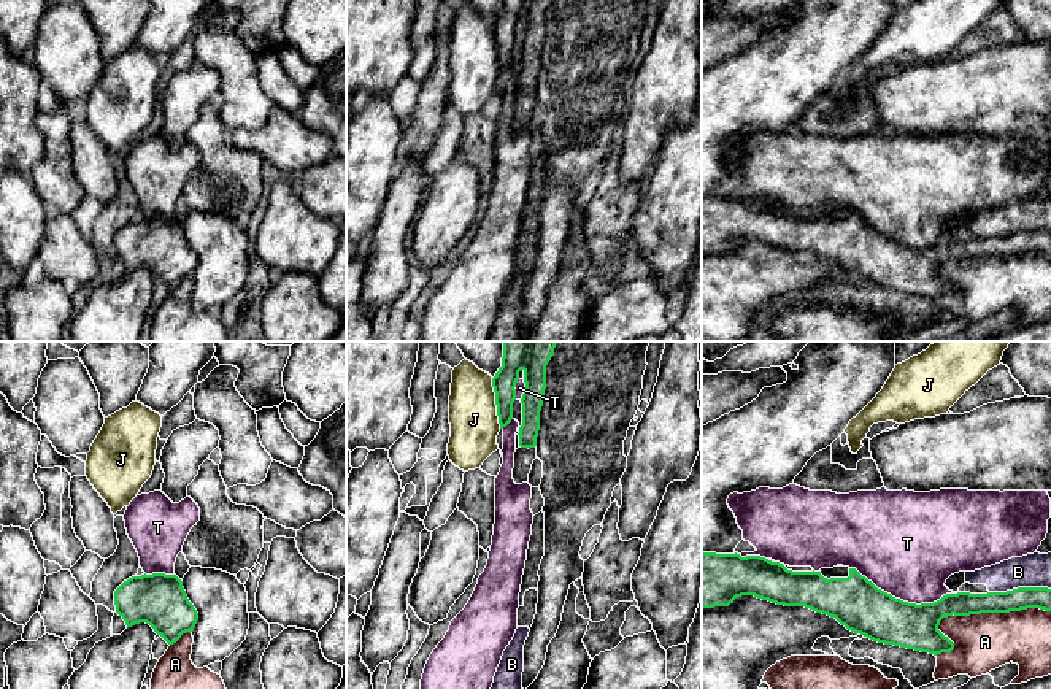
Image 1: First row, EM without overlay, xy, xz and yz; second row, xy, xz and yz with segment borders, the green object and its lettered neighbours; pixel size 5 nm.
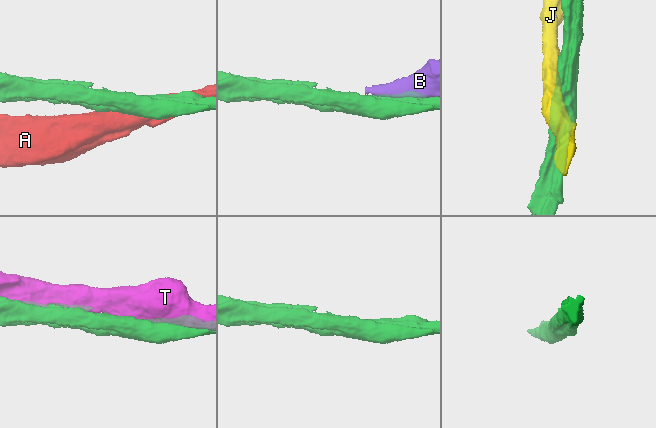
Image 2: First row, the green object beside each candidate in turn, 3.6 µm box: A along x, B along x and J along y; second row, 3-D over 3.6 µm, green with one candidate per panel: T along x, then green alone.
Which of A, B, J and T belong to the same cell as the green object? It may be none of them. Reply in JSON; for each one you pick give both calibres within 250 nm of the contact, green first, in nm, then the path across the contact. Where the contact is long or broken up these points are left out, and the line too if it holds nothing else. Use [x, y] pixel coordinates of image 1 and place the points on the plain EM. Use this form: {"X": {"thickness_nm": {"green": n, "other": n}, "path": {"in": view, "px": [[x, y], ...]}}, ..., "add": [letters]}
{"add": []}

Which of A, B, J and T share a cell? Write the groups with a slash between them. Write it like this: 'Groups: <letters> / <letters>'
Groups: A / B / J / T

